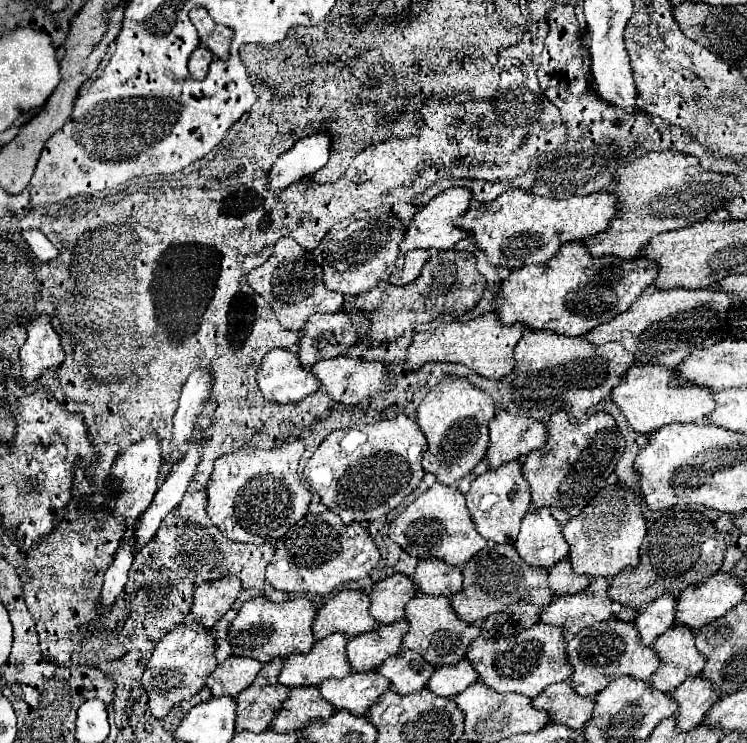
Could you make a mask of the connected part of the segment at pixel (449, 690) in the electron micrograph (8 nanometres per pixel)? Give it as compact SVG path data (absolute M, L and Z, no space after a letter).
M459 661L455 665L435 667L431 679L427 681L427 689L439 697L453 697L465 691L465 687L469 687L473 681L477 681L473 667L469 667L467 661Z

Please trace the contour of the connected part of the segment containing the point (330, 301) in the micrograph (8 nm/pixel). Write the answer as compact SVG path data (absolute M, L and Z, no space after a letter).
M281 237L275 243L271 257L257 269L247 275L247 283L253 287L257 295L261 295L277 315L279 323L285 329L299 331L301 323L313 313L337 313L341 311L343 295L325 289L321 283L321 267L313 259L305 259L307 251L299 247L293 239Z

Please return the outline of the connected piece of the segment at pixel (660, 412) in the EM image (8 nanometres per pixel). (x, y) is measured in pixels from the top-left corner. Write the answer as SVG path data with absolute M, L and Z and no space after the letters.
M637 363L629 367L621 383L613 387L611 401L621 409L633 431L649 435L669 423L703 423L705 415L709 415L709 411L713 409L713 401L709 399L711 391L701 391L701 387L671 389L669 375L673 375L673 371L667 367Z

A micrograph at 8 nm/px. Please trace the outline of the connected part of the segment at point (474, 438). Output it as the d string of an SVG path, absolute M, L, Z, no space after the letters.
M447 377L433 391L429 391L417 409L417 425L427 437L427 451L423 453L423 471L437 477L439 483L455 485L461 477L473 471L483 459L489 445L487 425L495 417L495 403L481 389L475 389L467 379Z

